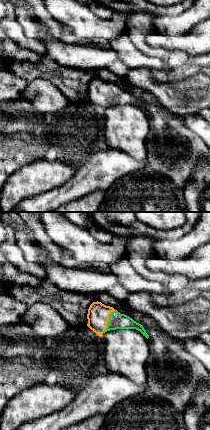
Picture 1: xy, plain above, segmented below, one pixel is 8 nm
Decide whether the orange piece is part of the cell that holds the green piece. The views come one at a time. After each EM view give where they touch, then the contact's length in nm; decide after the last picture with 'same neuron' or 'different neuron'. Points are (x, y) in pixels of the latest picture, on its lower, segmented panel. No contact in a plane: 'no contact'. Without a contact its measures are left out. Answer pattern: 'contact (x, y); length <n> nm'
contact (109, 320); length 220 nm

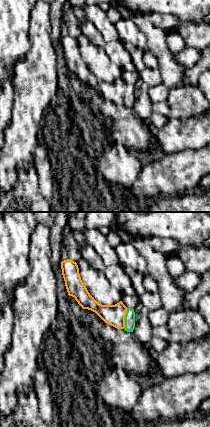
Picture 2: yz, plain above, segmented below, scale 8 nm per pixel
contact (125, 318); length 170 nm

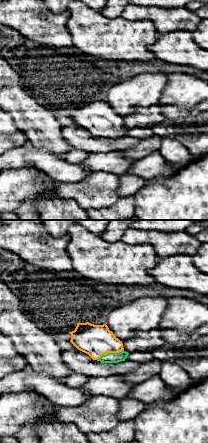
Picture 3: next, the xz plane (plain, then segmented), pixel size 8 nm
contact (109, 353); length 240 nm

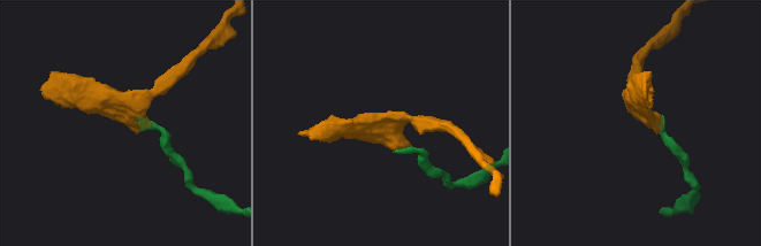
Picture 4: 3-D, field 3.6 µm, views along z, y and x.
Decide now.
same neuron

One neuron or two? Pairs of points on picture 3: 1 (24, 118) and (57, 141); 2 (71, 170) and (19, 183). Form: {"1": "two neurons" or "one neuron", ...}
{"1": "one neuron", "2": "two neurons"}

